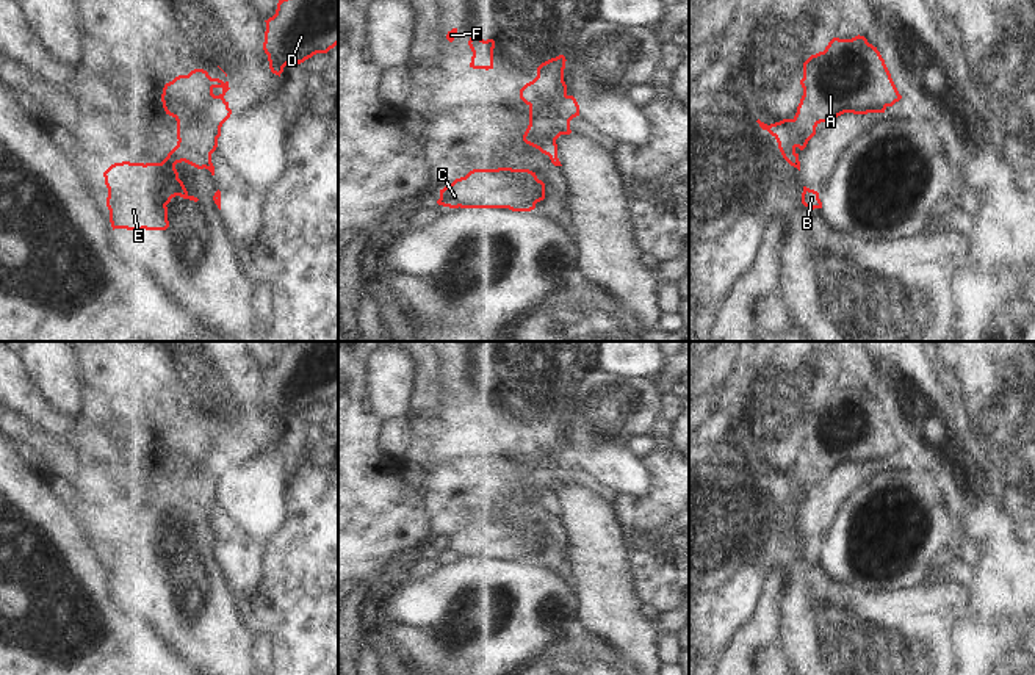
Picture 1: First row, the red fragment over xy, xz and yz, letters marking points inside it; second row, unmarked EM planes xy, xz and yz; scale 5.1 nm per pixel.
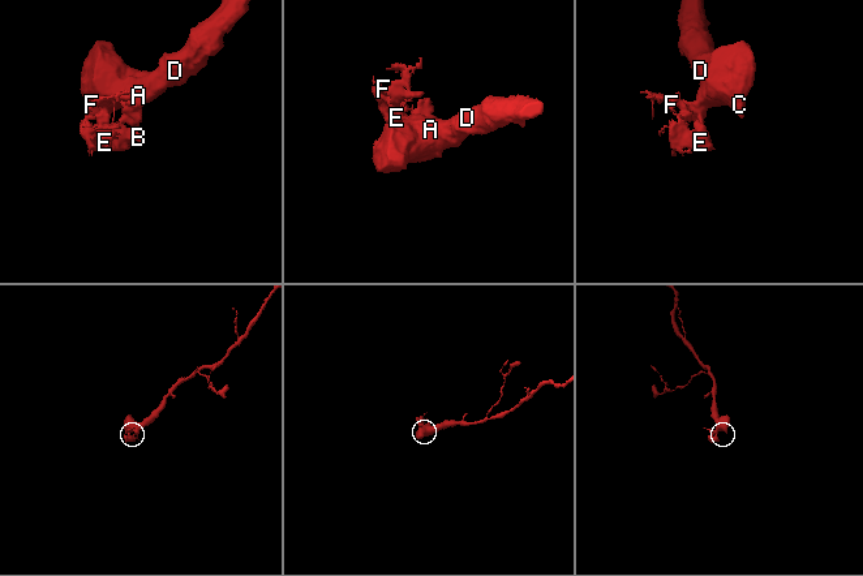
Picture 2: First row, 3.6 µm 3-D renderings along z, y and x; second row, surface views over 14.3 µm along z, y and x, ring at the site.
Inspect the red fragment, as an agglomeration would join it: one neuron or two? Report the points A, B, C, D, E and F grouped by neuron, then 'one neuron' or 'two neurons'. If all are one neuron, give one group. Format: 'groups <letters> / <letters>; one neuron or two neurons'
groups A C D / B E F; two neurons

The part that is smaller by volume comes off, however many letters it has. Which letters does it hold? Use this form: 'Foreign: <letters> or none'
Foreign: B, E, F

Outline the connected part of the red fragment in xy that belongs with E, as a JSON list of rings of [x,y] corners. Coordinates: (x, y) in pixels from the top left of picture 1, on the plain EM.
[[[207,465],[175,471],[179,492],[161,514],[122,512],[103,523],[113,581],[166,581],[169,578],[166,556],[172,548],[199,551],[188,545],[179,529],[177,514],[205,518],[215,526],[211,504],[218,498],[222,476]]]

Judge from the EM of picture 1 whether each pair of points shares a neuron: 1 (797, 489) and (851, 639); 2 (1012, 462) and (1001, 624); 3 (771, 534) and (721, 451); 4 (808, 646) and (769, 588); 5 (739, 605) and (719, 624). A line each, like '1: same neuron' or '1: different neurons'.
1: same neuron
2: different neurons
3: same neuron
4: different neurons
5: same neuron

